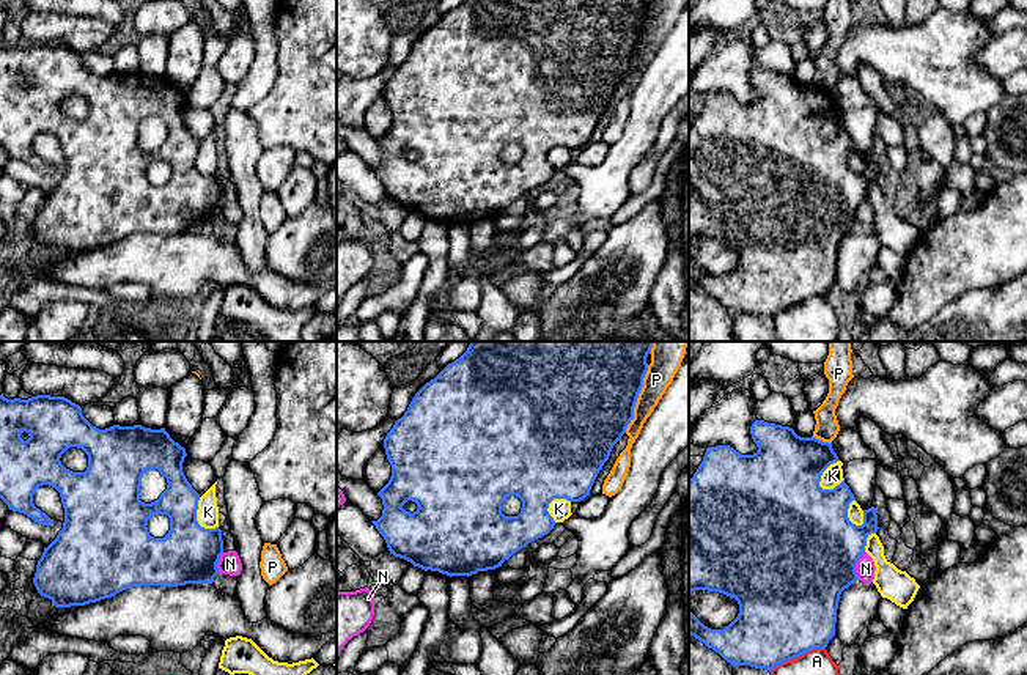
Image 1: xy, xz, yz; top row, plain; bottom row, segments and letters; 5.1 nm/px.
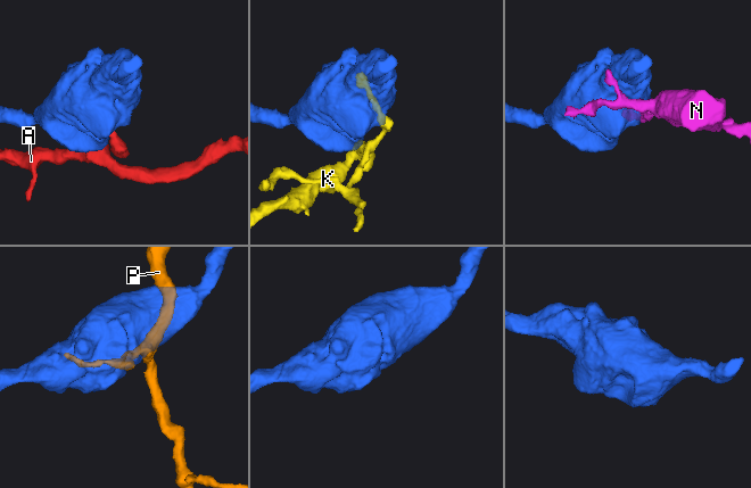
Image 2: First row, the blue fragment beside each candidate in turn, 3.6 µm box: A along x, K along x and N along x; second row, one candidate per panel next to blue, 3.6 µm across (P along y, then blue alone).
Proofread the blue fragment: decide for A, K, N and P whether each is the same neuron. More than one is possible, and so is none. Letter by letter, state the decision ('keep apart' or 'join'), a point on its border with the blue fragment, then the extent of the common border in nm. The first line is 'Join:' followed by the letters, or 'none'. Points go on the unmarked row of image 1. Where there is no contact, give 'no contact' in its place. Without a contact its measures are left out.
Join: none
A: keep apart; contact yz (796, 304); length 320 nm
K: keep apart; contact yz (821, 121); length 180 nm
N: keep apart; contact yz (854, 214); length 150 nm
P: keep apart; contact xz (637, 44); length 360 nm

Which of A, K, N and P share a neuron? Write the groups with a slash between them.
A / K / N / P

